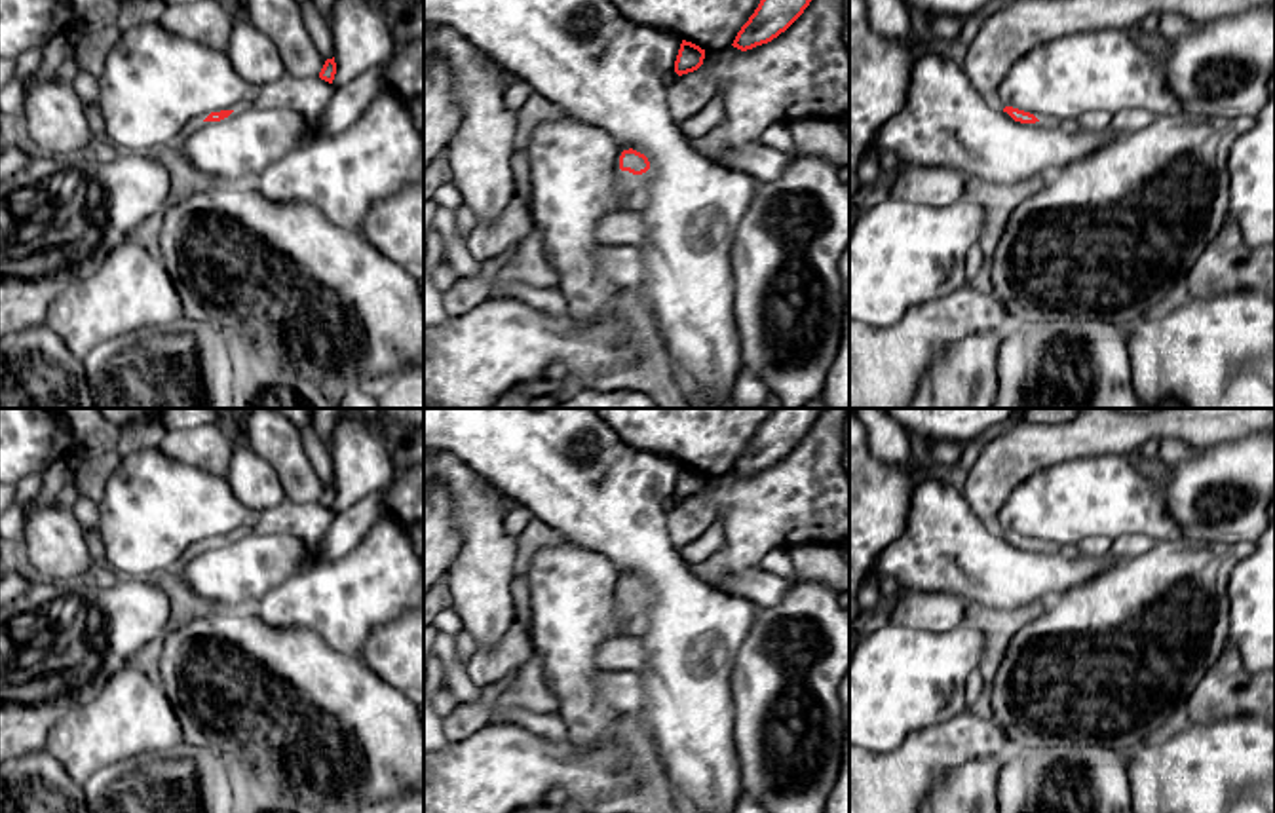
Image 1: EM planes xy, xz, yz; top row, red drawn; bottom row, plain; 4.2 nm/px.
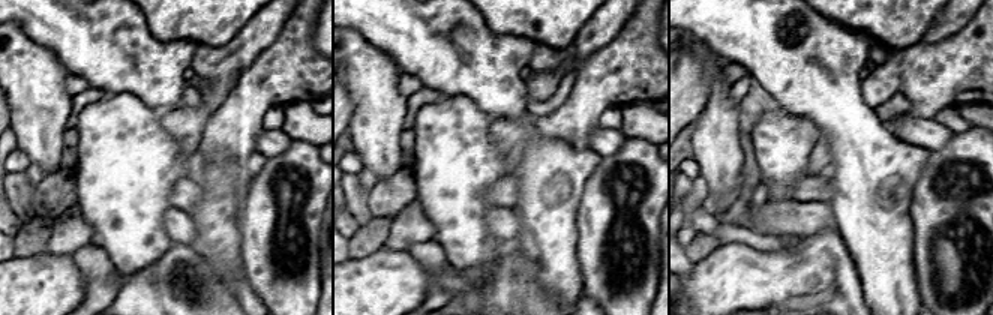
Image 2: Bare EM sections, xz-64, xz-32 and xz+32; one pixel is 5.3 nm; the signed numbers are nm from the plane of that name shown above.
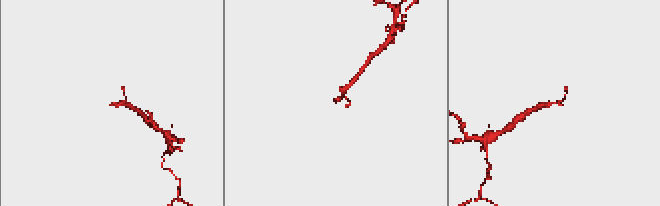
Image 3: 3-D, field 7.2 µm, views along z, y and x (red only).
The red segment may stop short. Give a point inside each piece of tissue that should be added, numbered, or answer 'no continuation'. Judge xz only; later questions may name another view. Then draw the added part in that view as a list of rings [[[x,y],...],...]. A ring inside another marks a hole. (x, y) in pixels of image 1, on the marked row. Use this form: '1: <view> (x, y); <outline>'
1: xz (626, 181); [[[625,171],[625,173],[618,175],[618,179],[616,179],[616,190],[619,194],[627,194],[633,188],[635,188],[635,175],[633,173]]]

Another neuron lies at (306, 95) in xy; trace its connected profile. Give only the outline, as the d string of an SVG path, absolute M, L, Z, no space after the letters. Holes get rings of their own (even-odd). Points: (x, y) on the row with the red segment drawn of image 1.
M283 74L262 85L253 101L258 108L285 108L306 118L317 118L331 103L336 87L321 78Z

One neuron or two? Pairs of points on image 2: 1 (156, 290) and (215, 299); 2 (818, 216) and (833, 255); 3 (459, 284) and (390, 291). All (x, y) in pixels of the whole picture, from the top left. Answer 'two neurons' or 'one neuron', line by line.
1: one neuron
2: two neurons
3: one neuron

